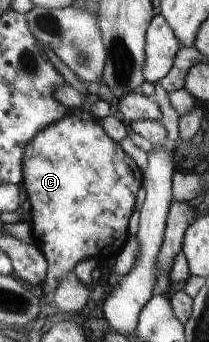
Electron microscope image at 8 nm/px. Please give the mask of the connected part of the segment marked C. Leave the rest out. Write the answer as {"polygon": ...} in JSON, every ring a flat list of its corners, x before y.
{"polygon":[[91,105,71,109,66,117,42,129,42,133,30,141,30,149,26,151,26,181,22,181,21,186,31,206,33,243,47,260,44,294,54,293,58,281,72,273,82,259,108,257,125,248,128,221,134,211,136,193,142,185,142,170,120,149,120,144,104,133,94,115,88,119,89,107]]}

